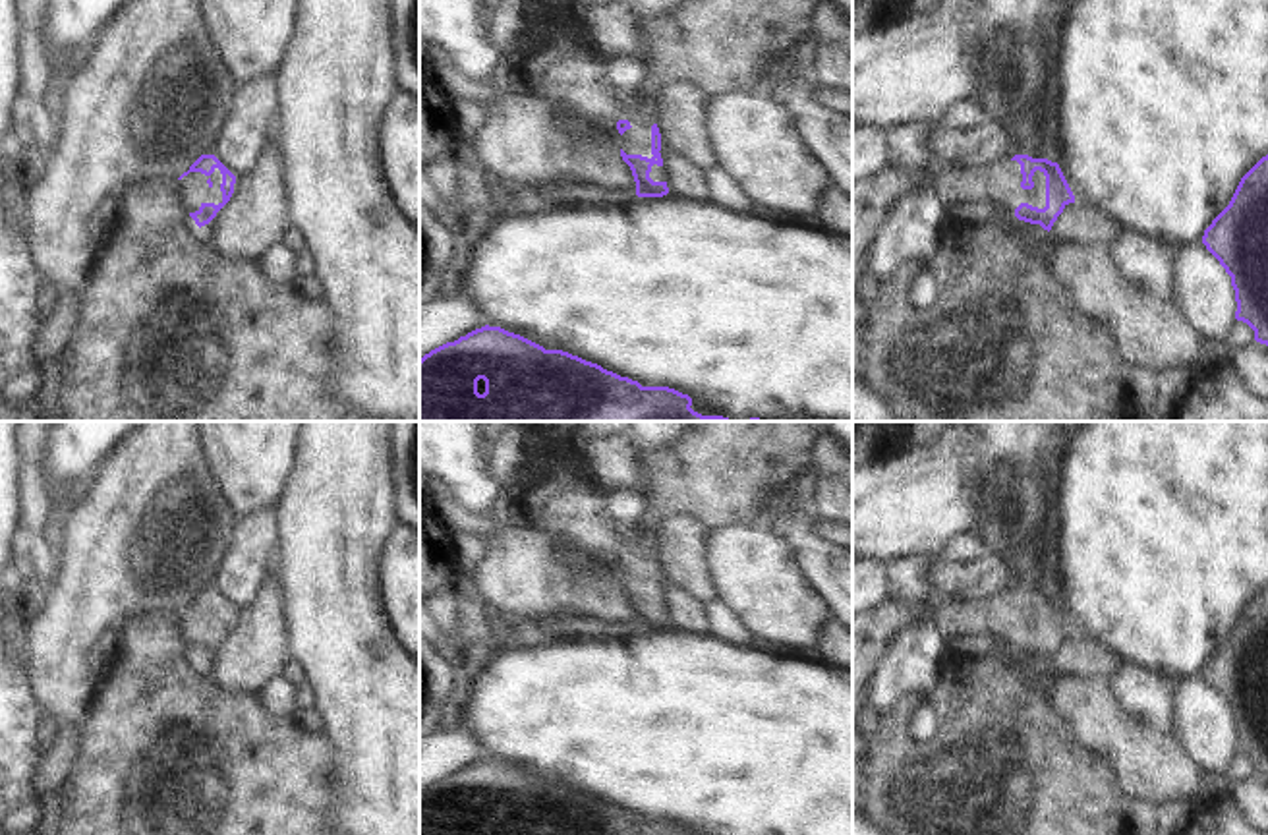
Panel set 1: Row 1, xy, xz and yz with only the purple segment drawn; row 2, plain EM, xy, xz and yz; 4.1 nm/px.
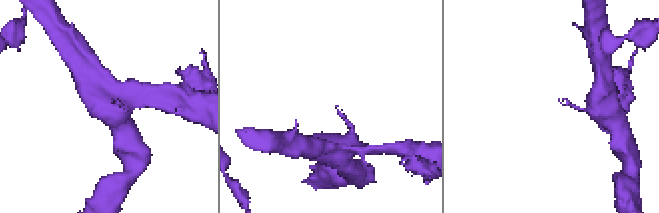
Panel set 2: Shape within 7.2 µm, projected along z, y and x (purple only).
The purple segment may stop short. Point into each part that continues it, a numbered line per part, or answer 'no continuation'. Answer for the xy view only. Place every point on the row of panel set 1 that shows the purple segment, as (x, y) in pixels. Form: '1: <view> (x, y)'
1: xy (194, 190)

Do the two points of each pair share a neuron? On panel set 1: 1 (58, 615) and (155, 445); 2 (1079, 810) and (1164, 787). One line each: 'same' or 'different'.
1: same
2: different

